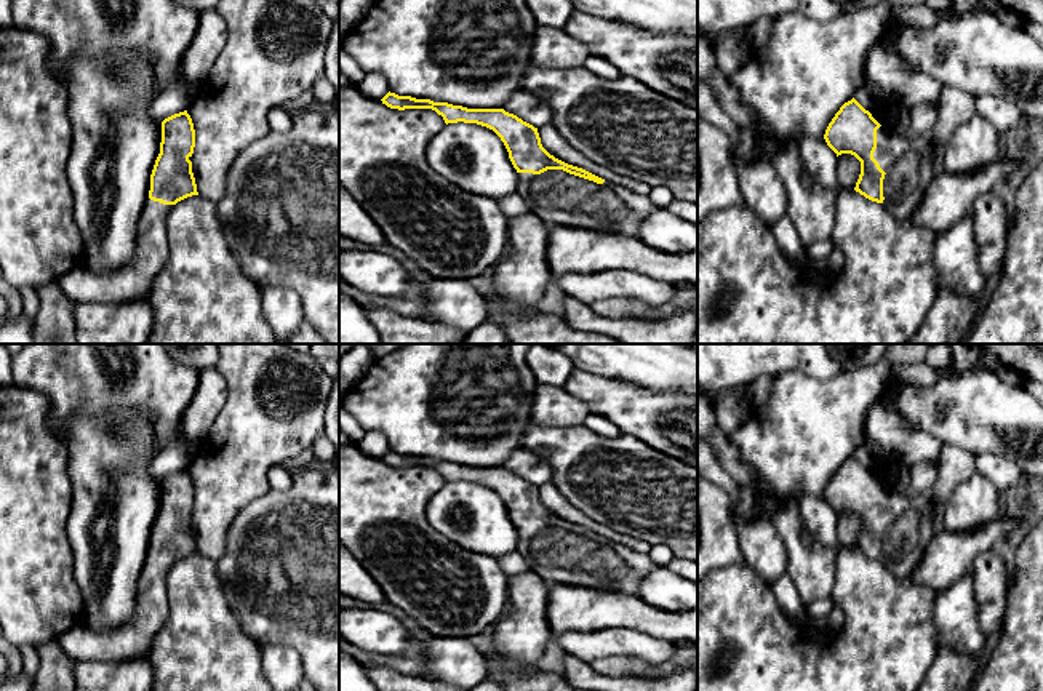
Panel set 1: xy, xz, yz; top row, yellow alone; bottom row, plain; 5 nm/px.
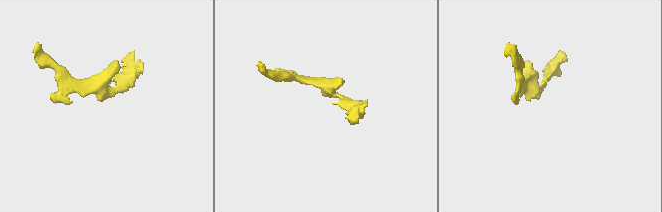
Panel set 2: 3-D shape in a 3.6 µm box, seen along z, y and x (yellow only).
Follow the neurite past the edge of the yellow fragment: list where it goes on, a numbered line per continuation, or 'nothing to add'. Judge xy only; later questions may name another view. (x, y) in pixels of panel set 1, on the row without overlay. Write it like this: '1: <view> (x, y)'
1: xy (133, 639)

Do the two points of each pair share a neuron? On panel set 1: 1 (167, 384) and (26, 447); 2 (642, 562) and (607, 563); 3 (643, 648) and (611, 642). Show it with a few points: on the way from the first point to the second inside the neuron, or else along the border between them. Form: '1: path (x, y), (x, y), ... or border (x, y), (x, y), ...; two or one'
1: border (47, 397), (50, 402), (51, 431), (64, 443); two
2: path (634, 563), (615, 563); one
3: path (635, 643), (619, 642); one

